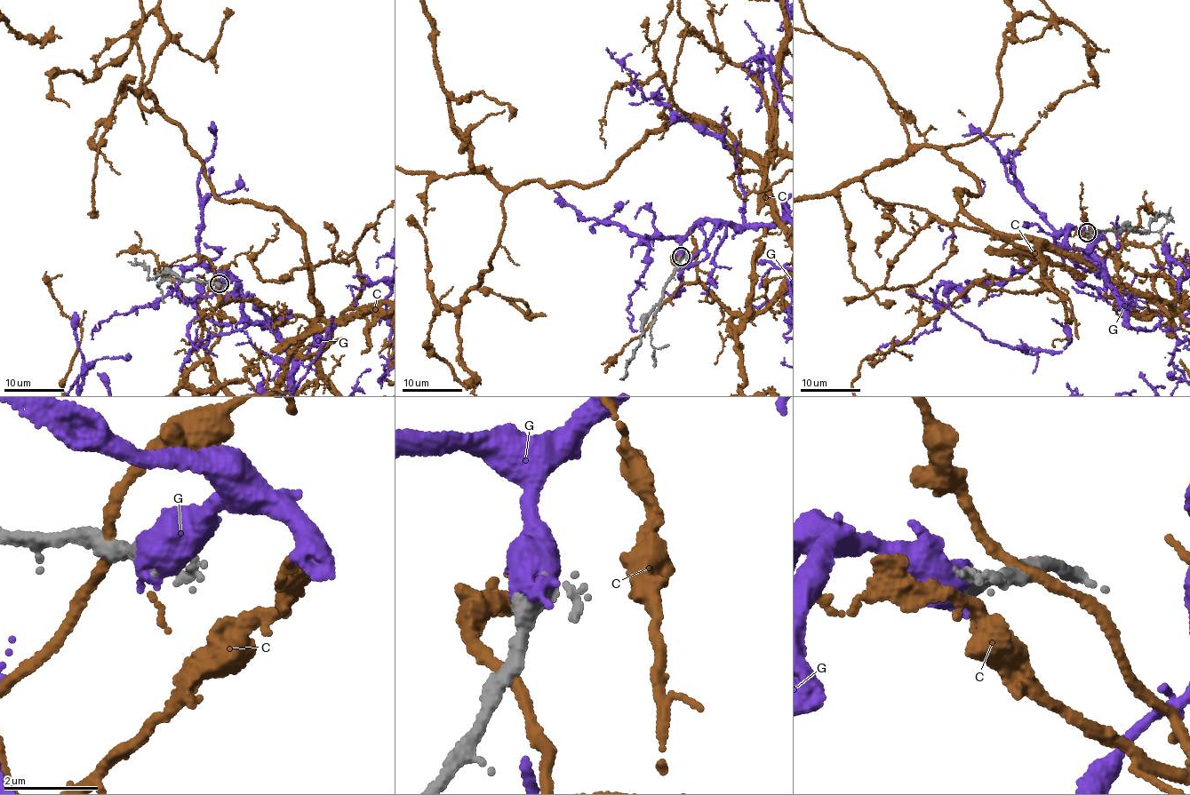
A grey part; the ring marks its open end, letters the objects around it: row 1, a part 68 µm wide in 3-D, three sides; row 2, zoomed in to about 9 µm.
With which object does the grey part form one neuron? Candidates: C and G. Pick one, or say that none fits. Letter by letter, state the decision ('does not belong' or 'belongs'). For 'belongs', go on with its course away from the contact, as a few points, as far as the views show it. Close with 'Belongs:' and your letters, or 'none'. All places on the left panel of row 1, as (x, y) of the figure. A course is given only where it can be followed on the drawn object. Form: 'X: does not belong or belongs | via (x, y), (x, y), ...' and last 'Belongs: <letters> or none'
C: does not belong
G: belongs
Belongs: G

